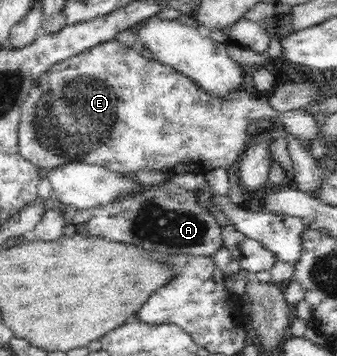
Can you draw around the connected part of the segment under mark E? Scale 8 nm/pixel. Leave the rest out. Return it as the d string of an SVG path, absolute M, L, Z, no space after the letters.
M115 39L109 42L101 43L95 48L76 54L72 58L68 58L64 62L58 62L48 72L40 75L40 78L33 83L27 97L20 105L20 116L18 123L18 150L20 156L27 160L30 164L38 168L47 168L50 170L55 166L63 165L67 162L87 162L96 166L103 166L108 170L126 175L126 173L136 173L139 170L161 170L168 173L176 174L205 174L215 168L226 168L228 166L237 165L242 154L247 148L248 143L252 139L252 135L248 132L249 126L257 127L259 120L270 120L275 126L284 126L284 132L298 135L300 138L312 139L318 134L320 125L302 109L290 110L288 112L278 112L267 103L263 103L252 93L247 91L231 94L228 98L211 98L203 90L188 77L185 77L180 71L177 71L159 61L145 58L142 53L136 52L133 48L123 46Z

